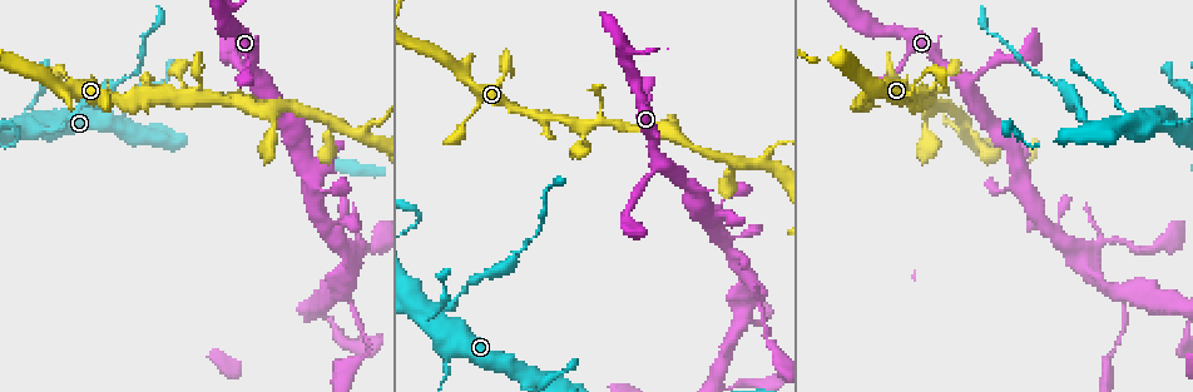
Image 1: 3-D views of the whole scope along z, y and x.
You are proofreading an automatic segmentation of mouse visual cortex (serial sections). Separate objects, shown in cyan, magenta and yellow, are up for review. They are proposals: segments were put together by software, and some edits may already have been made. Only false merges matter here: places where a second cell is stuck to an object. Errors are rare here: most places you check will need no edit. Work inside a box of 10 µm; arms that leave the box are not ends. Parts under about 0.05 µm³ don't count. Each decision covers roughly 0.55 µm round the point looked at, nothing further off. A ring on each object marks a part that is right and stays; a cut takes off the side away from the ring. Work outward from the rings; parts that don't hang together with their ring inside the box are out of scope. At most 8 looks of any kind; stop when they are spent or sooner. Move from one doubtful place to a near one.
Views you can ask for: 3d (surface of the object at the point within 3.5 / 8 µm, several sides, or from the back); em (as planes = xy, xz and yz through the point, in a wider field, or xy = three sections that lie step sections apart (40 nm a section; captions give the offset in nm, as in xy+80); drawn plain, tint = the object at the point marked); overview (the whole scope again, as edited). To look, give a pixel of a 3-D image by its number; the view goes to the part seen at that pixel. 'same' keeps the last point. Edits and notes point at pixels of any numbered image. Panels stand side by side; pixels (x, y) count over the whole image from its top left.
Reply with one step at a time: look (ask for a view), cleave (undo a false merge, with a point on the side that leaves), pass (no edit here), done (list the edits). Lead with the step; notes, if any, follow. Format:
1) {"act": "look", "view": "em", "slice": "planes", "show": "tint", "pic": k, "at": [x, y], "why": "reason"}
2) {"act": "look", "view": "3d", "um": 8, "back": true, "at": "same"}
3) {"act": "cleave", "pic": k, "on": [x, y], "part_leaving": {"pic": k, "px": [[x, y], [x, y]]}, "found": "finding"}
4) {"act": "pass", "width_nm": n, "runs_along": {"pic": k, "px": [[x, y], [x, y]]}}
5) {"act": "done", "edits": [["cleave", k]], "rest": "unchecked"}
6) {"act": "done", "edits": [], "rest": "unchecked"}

{"act": "look", "view": "3d", "um": 3.5, "pic": 1, "at": [581, 127], "why": "three-way junction"}

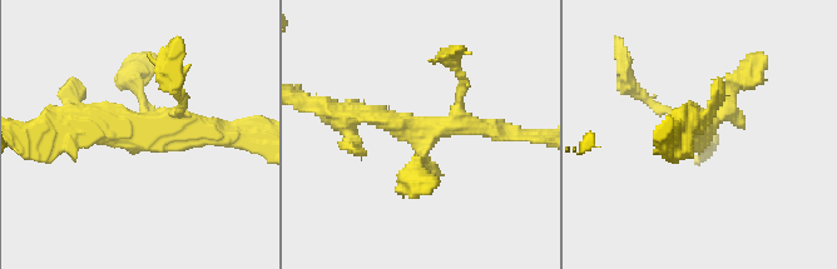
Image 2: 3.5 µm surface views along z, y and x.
{"act": "look", "view": "em", "slice": "xy", "step": 2, "show": "tint", "pic": 2, "at": [142, 130], "why": "shape alone is not enough"}

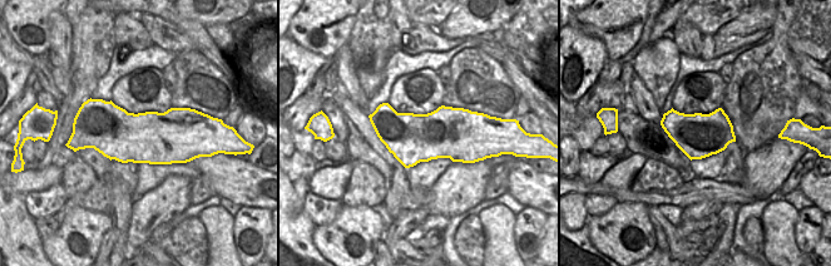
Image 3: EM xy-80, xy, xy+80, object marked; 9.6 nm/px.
{"act": "pass", "found": "one cell here"}

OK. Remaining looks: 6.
{"act": "look", "view": "3d", "um": 3.5, "pic": 1, "at": [443, 369], "why": "sharp bend"}

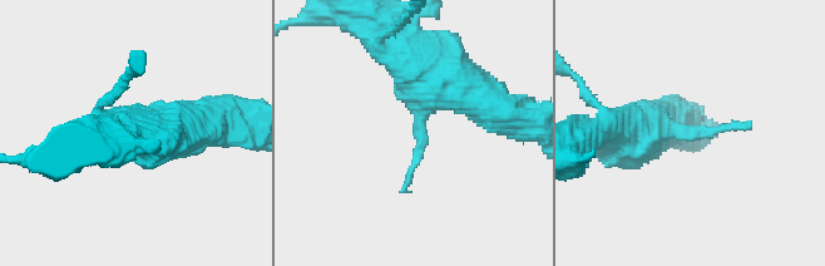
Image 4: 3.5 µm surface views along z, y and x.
{"act": "pass", "runs_along": {"pic": 4, "px": [[465, 89], [441, 79], [423, 102], [408, 182]]}, "found": "continuous, no second cell"}

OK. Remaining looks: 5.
{"act": "look", "view": "3d", "um": 3.5, "pic": 1, "at": [65, 121]}

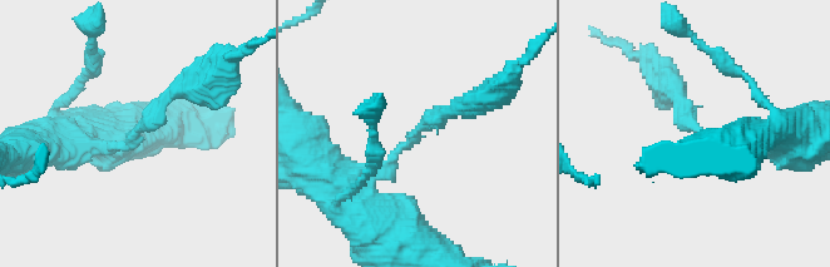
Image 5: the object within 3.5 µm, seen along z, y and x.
{"act": "look", "view": "em", "slice": "planes", "show": "tint", "pic": 5, "at": [136, 127], "why": "shape alone is not enough"}

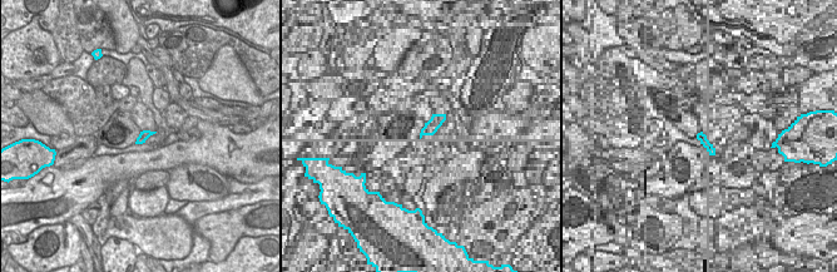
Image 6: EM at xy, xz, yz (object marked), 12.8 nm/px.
{"act": "pass", "width_nm": 120, "runs_along": {"pic": 5, "px": [[360, 178], [444, 110], [479, 100]]}, "found": "continuous, no second cell"}

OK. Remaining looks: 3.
{"act": "done", "edits": [], "rest": "unchecked"}

